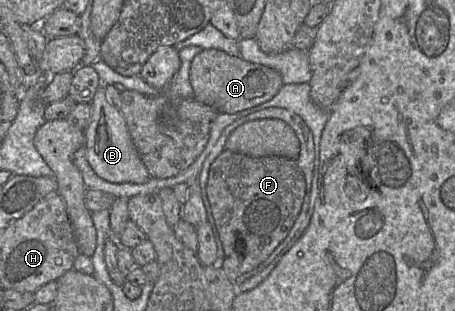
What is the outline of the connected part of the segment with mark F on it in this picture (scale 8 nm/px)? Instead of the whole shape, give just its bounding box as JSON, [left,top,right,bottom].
[206,149,305,282]

